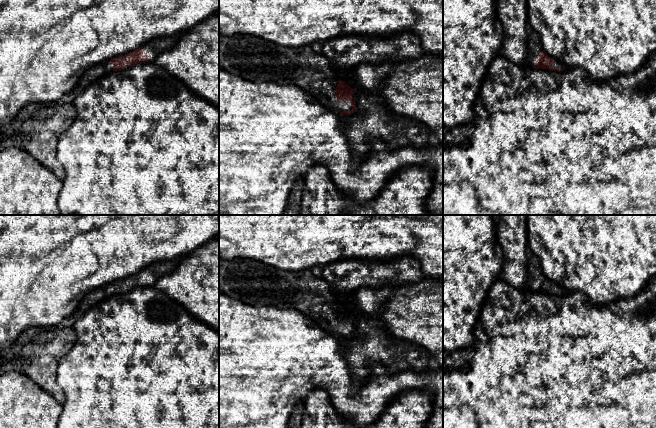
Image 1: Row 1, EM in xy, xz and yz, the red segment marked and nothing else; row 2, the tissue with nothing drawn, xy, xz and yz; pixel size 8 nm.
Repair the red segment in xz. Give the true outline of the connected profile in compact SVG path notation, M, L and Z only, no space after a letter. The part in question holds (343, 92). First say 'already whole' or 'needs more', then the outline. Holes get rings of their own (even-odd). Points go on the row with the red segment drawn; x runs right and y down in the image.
needs more; M219 33L219 67L253 82L273 82L295 85L312 95L326 107L349 116L356 110L352 93L357 90L340 80L328 59L316 53L310 45L283 47L251 35L224 36Z

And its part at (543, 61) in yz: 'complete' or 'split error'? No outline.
split error

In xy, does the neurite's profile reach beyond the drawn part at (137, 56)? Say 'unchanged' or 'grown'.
grown

